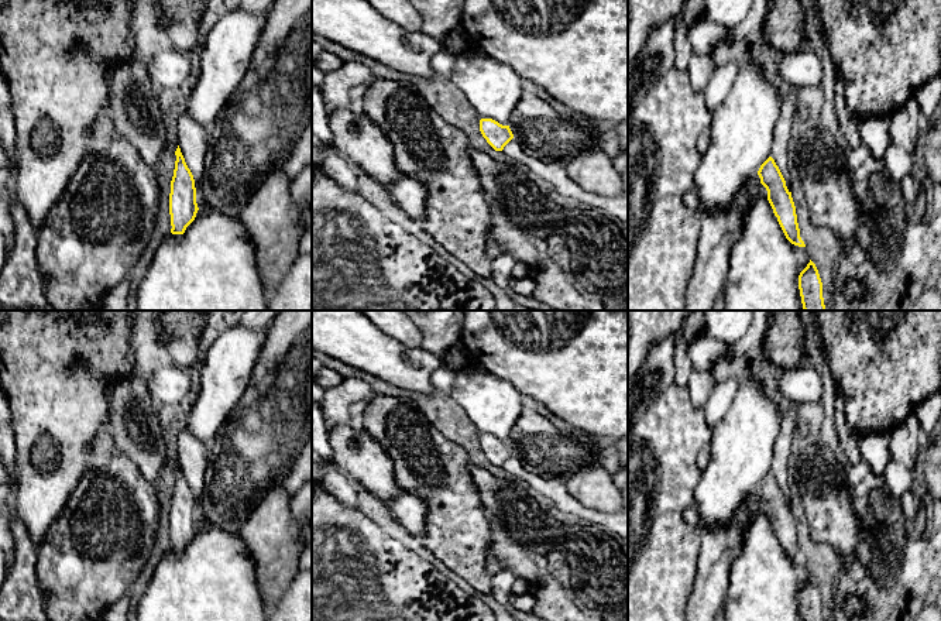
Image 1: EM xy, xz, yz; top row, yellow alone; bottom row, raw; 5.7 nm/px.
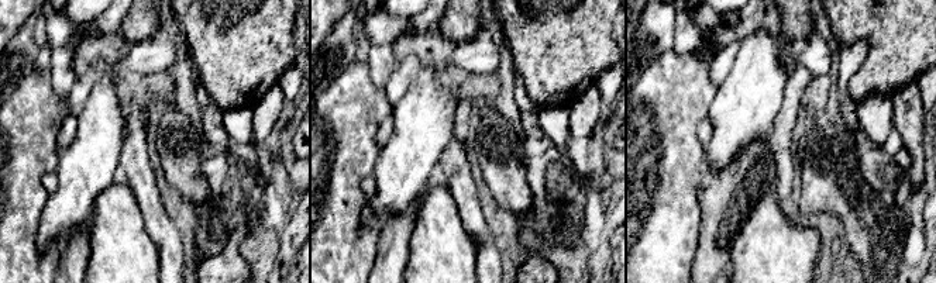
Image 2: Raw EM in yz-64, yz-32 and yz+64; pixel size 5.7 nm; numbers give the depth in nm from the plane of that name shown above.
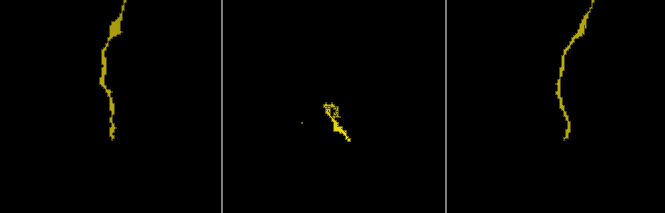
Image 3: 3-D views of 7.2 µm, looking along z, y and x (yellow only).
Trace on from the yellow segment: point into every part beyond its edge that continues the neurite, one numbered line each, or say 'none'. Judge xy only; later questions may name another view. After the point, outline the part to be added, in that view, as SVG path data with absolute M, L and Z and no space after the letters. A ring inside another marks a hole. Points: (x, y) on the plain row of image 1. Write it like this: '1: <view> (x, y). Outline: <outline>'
none

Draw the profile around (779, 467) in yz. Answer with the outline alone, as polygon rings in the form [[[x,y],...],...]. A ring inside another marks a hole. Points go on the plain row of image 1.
[[[790,404],[787,408],[787,414],[783,416],[782,426],[776,443],[773,446],[773,457],[769,473],[772,473],[779,483],[789,508],[790,505],[790,493],[787,486],[787,474],[789,474],[789,459],[790,450],[793,445],[793,439],[796,436],[796,408],[799,404]]]

